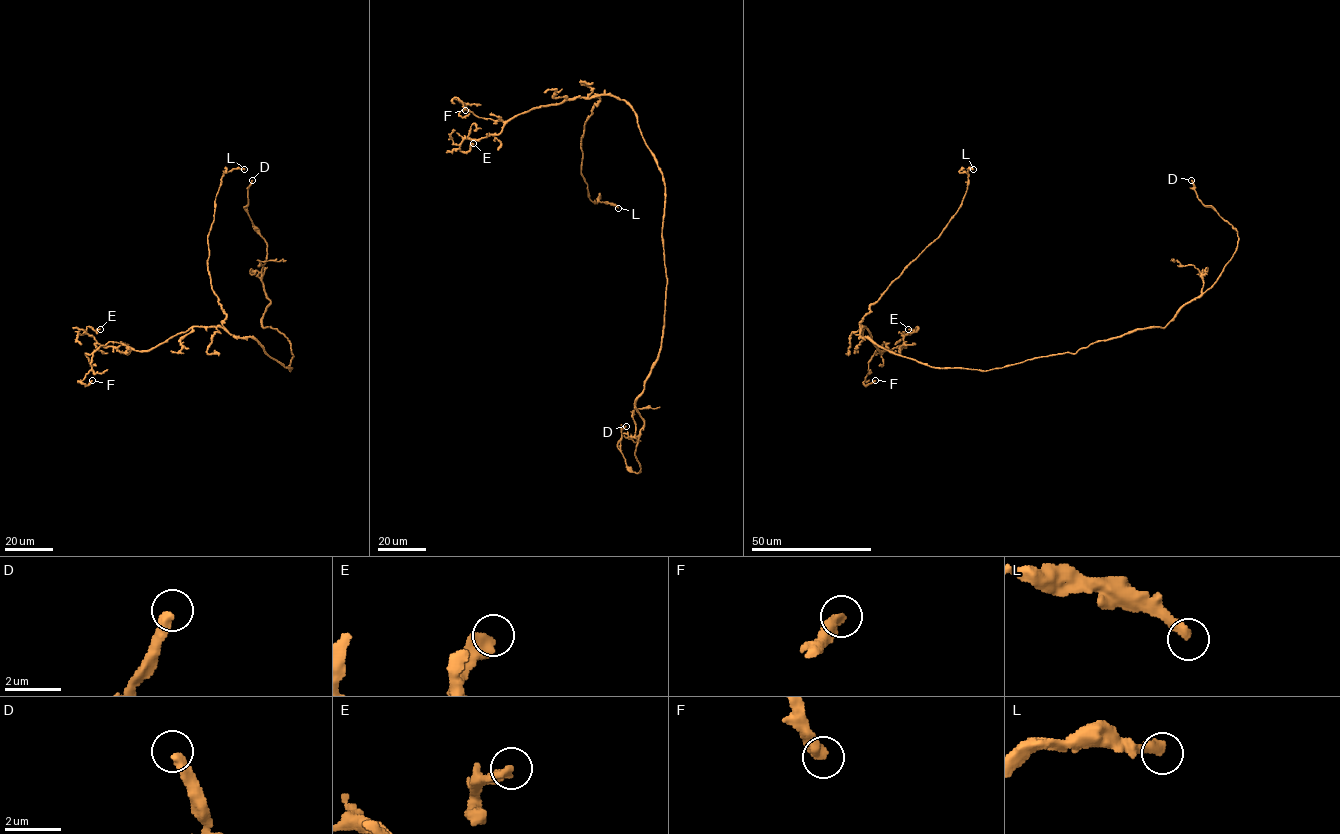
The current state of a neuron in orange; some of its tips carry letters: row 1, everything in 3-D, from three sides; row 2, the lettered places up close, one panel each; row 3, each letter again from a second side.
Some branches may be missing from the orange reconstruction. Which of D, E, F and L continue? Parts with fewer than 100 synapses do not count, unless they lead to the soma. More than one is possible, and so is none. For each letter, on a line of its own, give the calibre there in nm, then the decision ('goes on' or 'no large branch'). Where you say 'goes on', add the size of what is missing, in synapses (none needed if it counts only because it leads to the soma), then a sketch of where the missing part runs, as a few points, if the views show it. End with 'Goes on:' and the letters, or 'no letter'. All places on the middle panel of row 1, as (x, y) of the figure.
D: 360 nm | goes on
E: 440 nm | no large branch
F: 420 nm | no large branch
L: 400 nm | no large branch
Goes on: D

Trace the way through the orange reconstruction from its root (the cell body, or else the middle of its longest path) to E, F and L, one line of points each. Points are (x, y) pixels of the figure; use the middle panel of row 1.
E: (663, 226), (663, 173), (623, 100), (539, 106), (497, 134), (465, 138), (460, 150), (473, 143)
F: (663, 226), (663, 173), (624, 100), (609, 95), (568, 98), (501, 121), (476, 116), (456, 97), (465, 110)
L: (663, 226), (665, 183), (635, 112), (623, 100), (596, 94), (581, 138), (581, 174), (592, 201), (618, 208)

